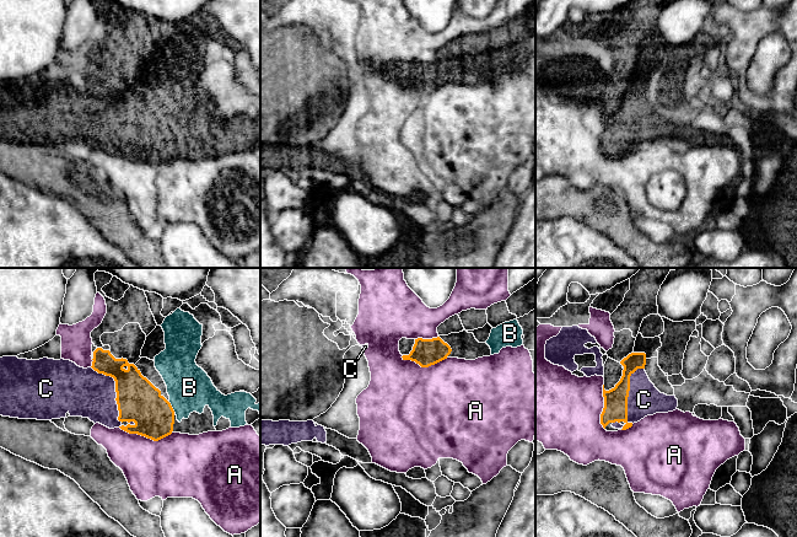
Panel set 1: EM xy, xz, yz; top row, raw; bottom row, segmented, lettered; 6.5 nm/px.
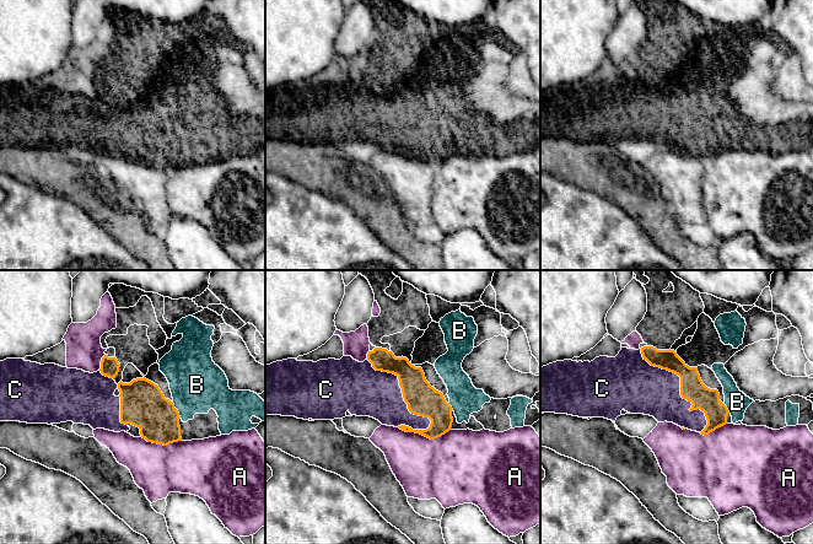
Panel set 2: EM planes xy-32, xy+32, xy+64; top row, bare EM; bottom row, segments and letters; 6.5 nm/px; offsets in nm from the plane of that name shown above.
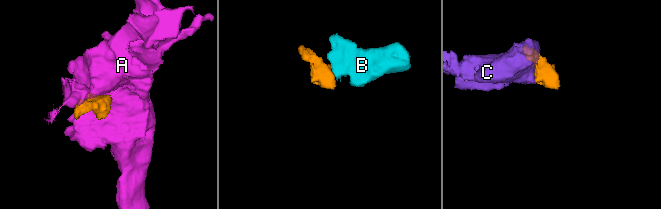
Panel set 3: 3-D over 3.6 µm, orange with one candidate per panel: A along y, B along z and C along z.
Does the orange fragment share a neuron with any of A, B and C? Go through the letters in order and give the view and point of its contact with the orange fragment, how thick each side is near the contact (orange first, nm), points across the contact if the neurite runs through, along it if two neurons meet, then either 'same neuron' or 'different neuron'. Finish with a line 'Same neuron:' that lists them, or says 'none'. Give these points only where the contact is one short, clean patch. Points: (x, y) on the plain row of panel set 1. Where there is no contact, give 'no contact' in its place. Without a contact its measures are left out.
A: contact xy (146, 161); calibres 280 and 380 nm; different neuron
B: contact xy (171, 132); calibres 280 and 280 nm; way xy (139, 125), (146, 132), (171, 132), (189, 112); same neuron
C: contact yz (628, 121); calibres 160 and 220 nm; same neuron
Same neuron: B, C

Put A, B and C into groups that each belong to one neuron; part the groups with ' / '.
A / B C

